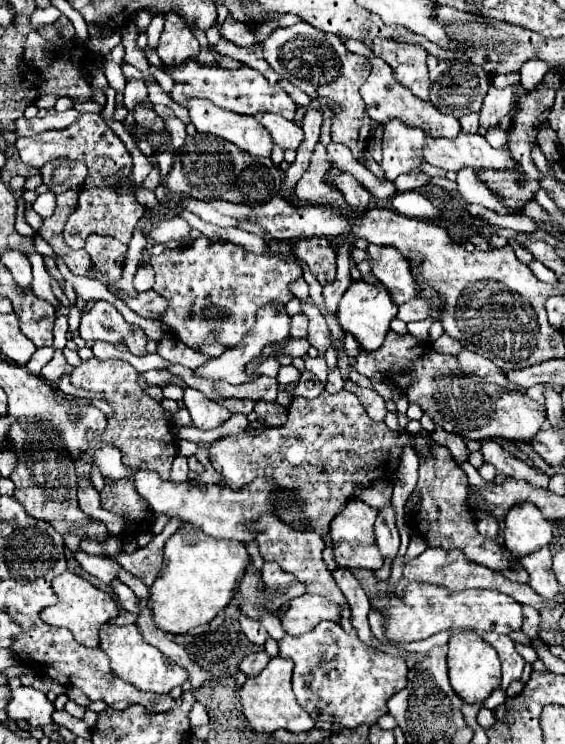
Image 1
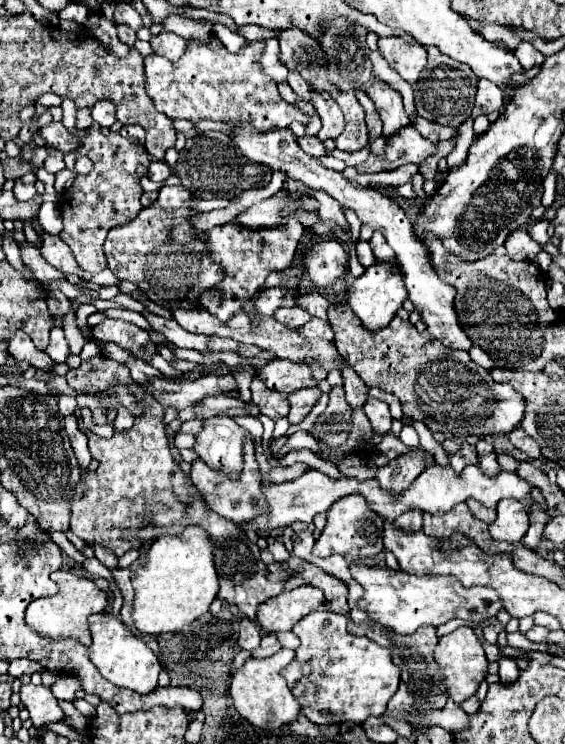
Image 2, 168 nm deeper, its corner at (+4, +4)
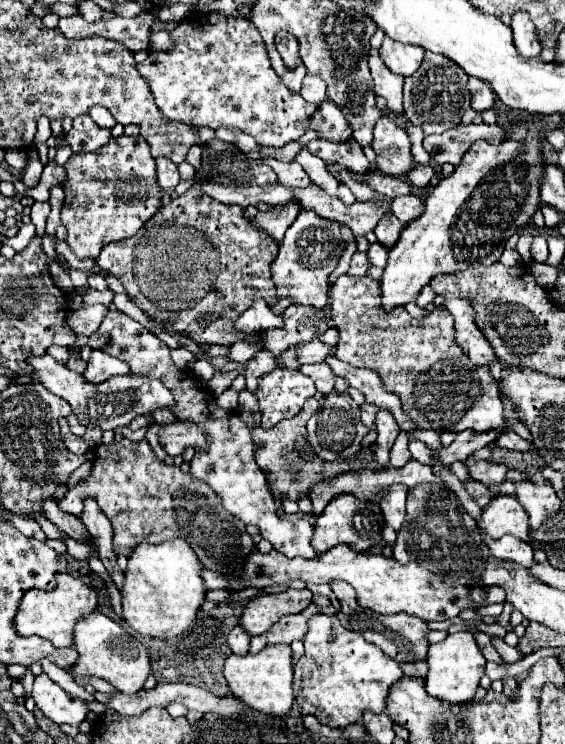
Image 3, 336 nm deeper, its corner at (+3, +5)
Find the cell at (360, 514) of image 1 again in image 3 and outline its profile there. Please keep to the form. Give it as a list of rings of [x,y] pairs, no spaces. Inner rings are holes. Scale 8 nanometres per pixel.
[[[340,495],[334,497],[324,513],[318,517],[314,525],[314,537],[312,537],[312,547],[318,553],[324,553],[340,543],[346,543],[354,551],[368,551],[382,541],[382,529],[384,529],[384,515],[380,513],[380,507],[376,501],[360,501],[358,497],[352,495]]]

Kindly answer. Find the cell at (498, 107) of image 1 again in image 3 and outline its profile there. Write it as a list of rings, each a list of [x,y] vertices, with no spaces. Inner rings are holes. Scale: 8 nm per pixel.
[[[474,77],[468,79],[468,91],[472,95],[472,107],[476,111],[486,111],[486,109],[492,109],[494,105],[494,93],[490,91],[490,85],[484,83],[484,81],[478,81]]]

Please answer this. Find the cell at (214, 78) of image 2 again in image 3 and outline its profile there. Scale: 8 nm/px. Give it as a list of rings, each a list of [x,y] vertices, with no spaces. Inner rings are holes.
[[[194,13],[172,31],[172,41],[176,45],[168,53],[150,49],[148,57],[138,63],[158,109],[170,121],[210,129],[238,127],[266,147],[284,147],[306,131],[316,131],[332,143],[352,139],[352,127],[334,101],[308,103],[282,83],[270,67],[258,29],[248,19]]]

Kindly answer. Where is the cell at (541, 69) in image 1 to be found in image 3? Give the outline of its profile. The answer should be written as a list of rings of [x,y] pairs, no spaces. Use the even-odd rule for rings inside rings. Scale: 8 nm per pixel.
[[[516,11],[512,15],[512,31],[514,31],[514,45],[518,47],[518,53],[522,57],[536,57],[540,55],[542,47],[536,37],[536,27],[532,25],[528,13]]]

